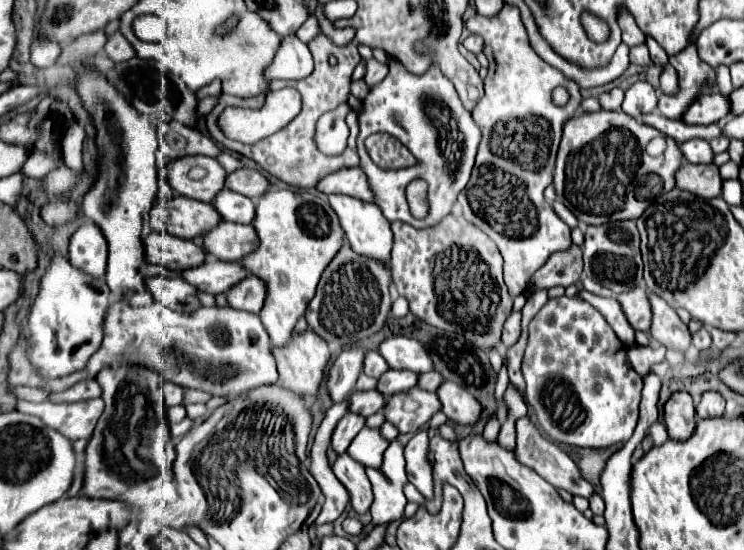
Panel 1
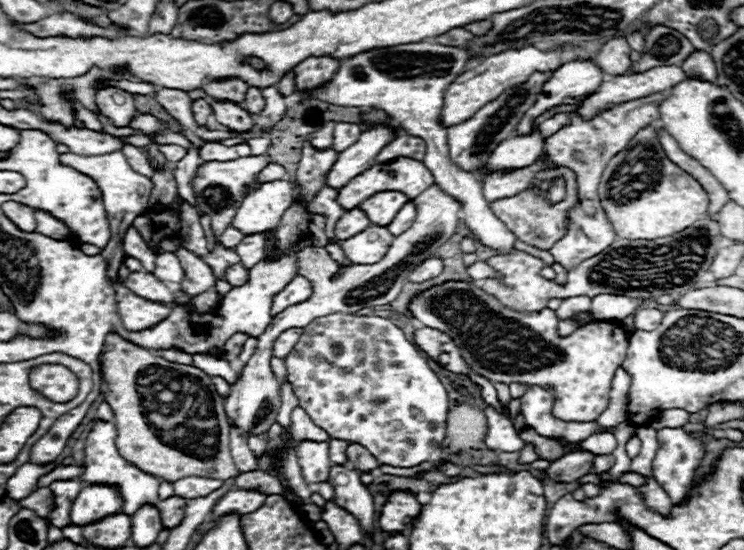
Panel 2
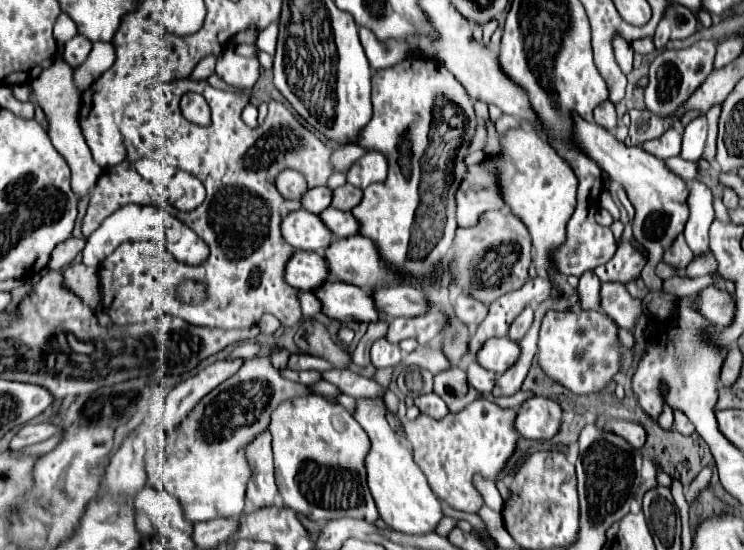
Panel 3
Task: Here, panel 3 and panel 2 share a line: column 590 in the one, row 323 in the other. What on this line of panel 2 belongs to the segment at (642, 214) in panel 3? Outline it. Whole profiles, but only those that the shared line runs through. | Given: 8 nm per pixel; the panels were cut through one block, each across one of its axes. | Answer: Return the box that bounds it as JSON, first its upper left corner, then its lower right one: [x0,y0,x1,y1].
[114,284,172,332]

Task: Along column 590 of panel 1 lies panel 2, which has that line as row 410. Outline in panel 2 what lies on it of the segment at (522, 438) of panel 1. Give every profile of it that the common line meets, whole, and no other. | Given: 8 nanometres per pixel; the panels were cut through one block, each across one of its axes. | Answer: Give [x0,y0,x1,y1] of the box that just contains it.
[486,406,526,452]

